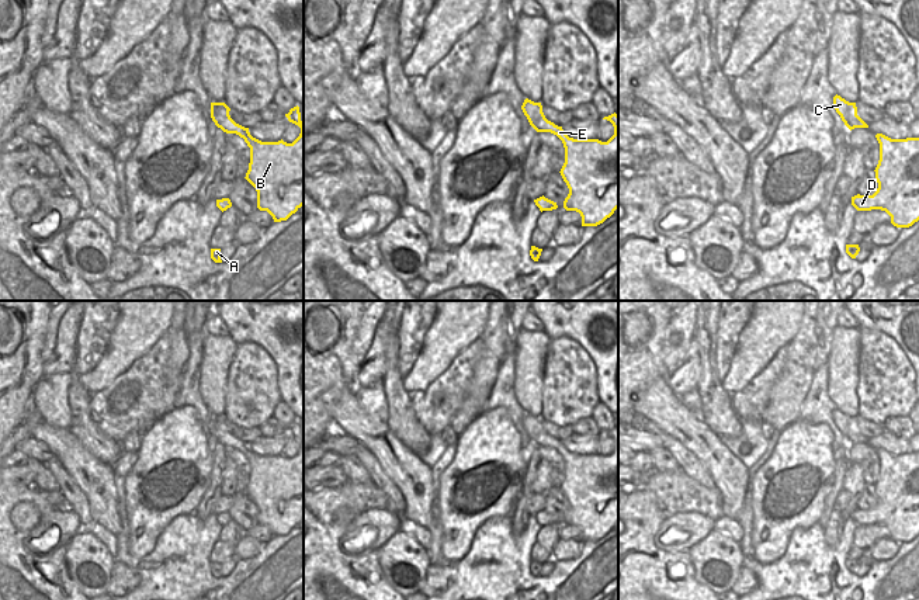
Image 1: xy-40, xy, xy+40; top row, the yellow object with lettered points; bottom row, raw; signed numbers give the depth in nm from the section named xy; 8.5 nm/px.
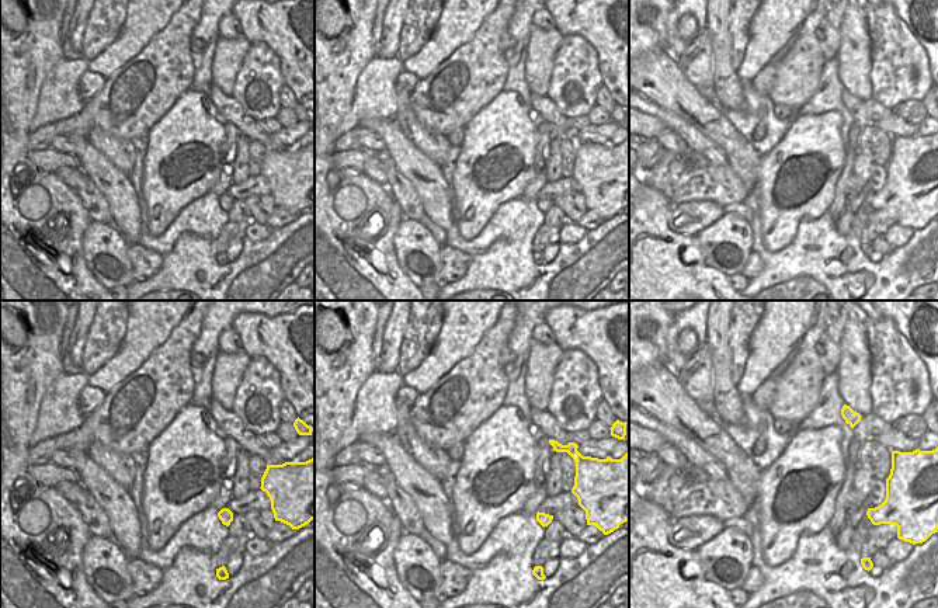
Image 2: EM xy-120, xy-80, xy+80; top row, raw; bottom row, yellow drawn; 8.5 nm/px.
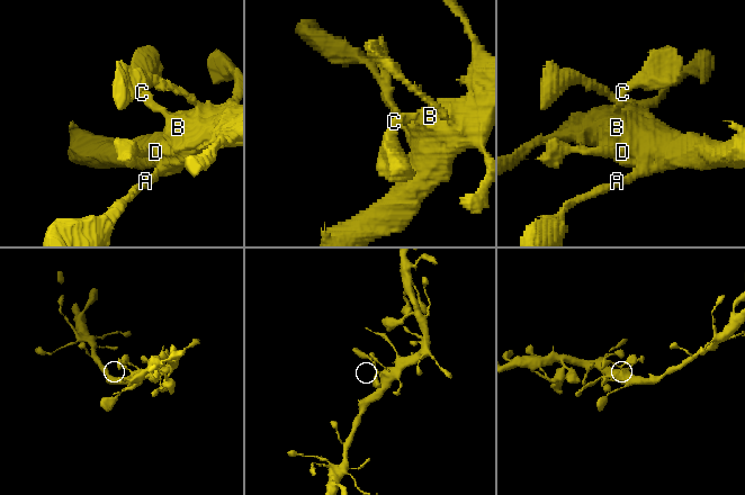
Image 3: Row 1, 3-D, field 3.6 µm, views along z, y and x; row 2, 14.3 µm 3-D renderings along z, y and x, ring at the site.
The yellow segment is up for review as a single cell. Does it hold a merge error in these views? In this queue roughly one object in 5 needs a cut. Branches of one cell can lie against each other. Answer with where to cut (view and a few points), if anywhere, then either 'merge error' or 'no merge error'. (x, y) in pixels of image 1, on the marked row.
no cut; no merge error

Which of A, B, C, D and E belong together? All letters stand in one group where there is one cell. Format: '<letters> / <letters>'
A B C D E

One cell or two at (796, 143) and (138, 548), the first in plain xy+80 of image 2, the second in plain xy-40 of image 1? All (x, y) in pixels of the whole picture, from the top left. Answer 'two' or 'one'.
one

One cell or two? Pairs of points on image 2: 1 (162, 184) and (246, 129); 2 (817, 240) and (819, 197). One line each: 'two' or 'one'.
1: two
2: two

